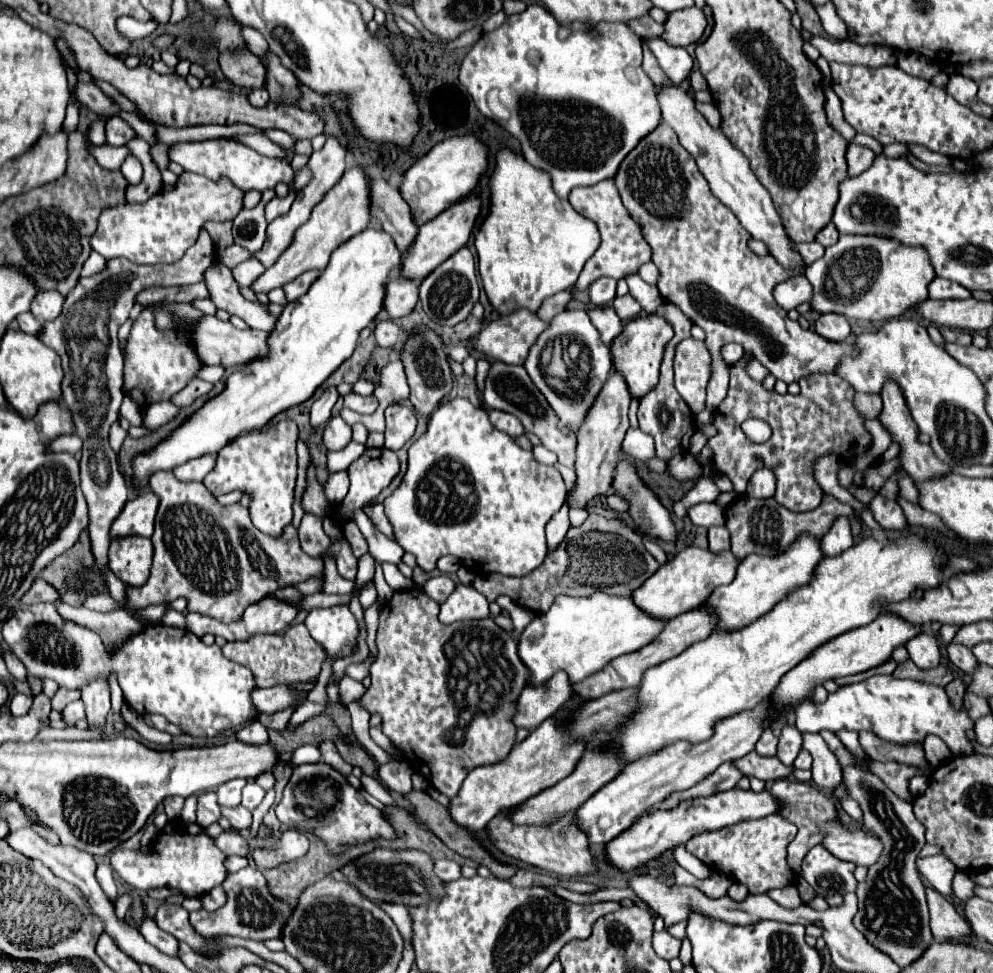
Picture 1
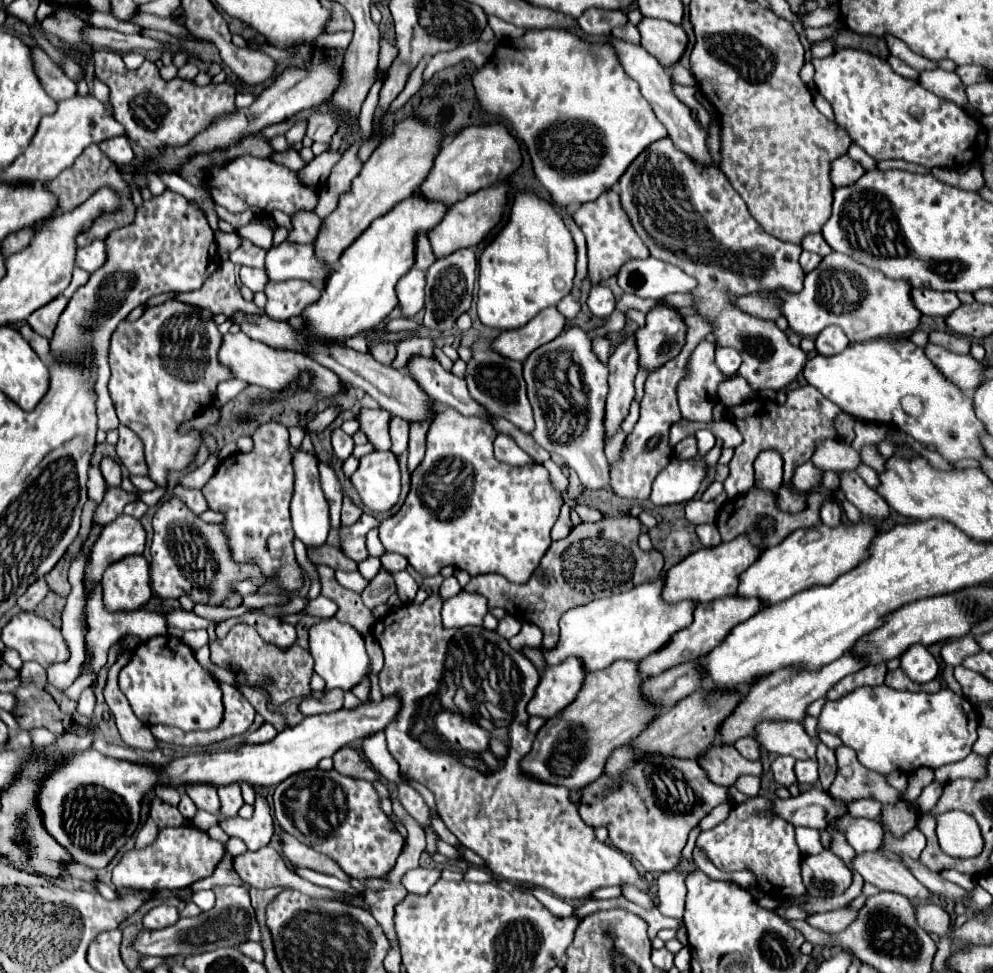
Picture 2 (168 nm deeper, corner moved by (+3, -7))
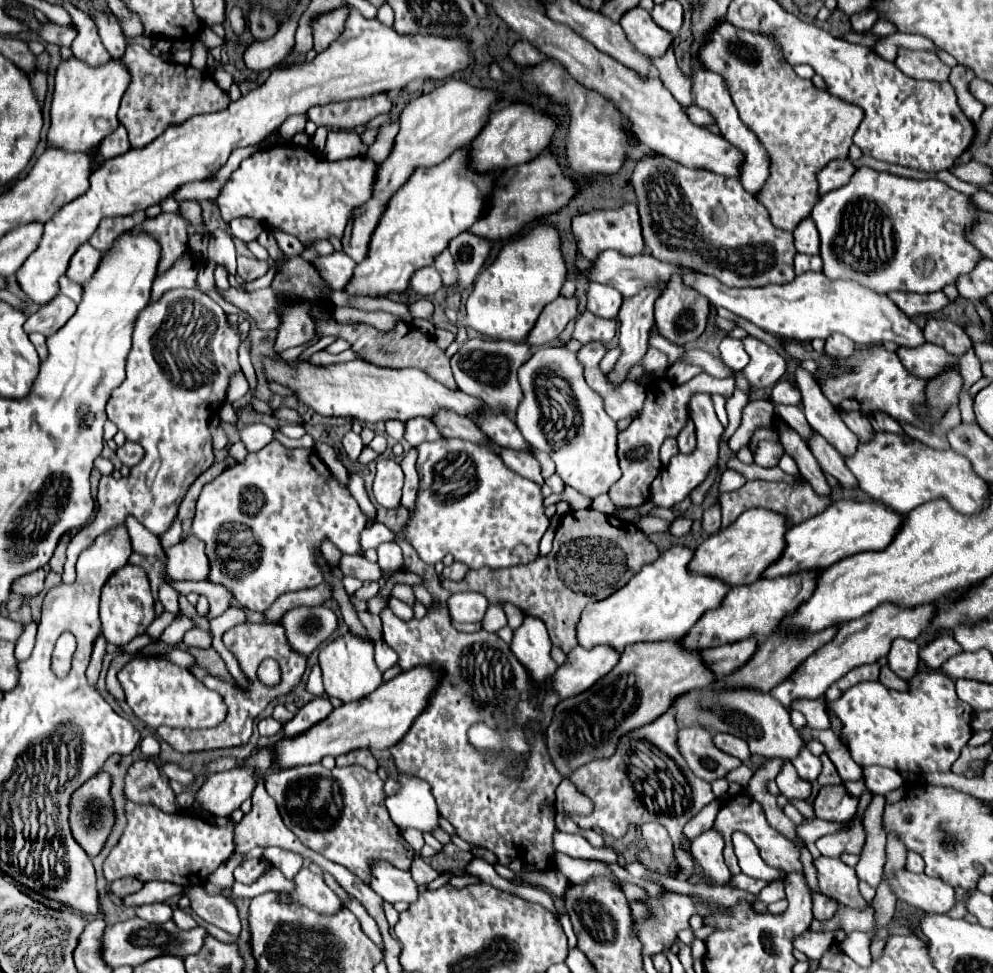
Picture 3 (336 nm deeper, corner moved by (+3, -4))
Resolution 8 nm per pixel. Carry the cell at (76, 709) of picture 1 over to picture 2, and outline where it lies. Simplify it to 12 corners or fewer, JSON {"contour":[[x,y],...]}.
{"contour":[[85,688],[77,712],[85,718],[93,716],[95,694]]}

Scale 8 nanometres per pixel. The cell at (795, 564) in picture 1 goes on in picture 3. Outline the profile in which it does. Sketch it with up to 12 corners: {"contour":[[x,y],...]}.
{"contour":[[881,501],[831,503],[791,527],[763,577],[885,549],[905,517]]}

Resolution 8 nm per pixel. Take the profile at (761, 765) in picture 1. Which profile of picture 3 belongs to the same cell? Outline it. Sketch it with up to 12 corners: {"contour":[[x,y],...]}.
{"contour":[[681,727],[677,747],[707,783],[741,765],[703,727]]}

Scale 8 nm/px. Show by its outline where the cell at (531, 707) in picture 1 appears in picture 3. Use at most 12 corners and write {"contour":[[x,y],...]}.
{"contour":[[577,645],[555,671],[561,699],[583,693],[619,659],[617,649]]}

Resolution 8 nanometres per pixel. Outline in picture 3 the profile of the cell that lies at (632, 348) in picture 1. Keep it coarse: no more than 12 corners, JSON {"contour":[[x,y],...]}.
{"contour":[[673,275],[655,303],[661,335],[695,341],[709,321],[709,299]]}

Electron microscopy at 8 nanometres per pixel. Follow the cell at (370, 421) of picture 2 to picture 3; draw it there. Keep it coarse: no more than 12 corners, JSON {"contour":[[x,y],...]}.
{"contour":[[387,421],[387,431],[395,441],[403,441],[405,425]]}

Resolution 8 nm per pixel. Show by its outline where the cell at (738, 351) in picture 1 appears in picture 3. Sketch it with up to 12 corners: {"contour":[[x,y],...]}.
{"contour":[[723,339],[719,345],[723,363],[741,371],[749,355],[741,341]]}

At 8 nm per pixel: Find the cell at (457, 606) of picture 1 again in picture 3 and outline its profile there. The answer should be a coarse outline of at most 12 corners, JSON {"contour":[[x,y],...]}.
{"contour":[[455,593],[447,607],[455,621],[479,623],[487,611],[481,593]]}

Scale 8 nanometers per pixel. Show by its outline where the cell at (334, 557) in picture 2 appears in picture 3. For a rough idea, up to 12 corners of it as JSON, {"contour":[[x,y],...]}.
{"contour":[[343,555],[343,575],[365,581],[383,577],[379,563],[359,555]]}

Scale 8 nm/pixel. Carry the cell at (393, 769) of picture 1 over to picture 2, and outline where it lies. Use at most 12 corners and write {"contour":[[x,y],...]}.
{"contour":[[407,784],[397,786],[403,808],[429,826],[429,808],[419,792]]}

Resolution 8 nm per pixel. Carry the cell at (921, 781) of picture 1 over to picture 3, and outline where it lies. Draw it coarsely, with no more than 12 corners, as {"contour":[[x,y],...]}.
{"contour":[[865,767],[867,789],[885,795],[905,783],[899,771]]}

